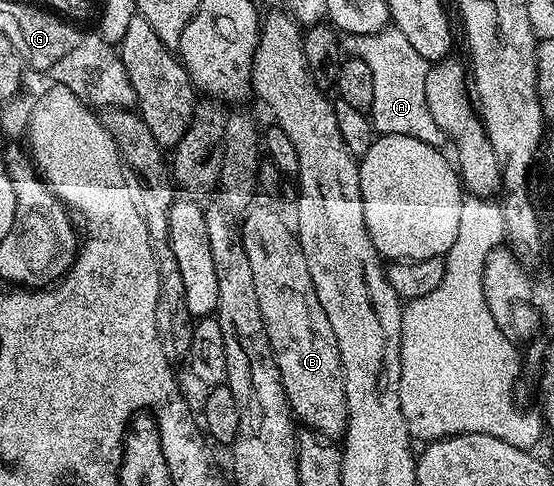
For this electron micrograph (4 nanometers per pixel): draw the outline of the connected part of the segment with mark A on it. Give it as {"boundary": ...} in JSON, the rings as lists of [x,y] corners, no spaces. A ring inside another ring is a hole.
{"boundary":[[[388,28],[375,34],[348,34],[342,39],[341,46],[348,55],[365,60],[369,72],[373,72],[373,104],[369,117],[376,135],[413,136],[413,140],[421,140],[430,146],[444,145],[445,136],[437,128],[437,120],[429,116],[429,104],[425,100],[425,76],[429,64],[417,56],[400,30]]]}

